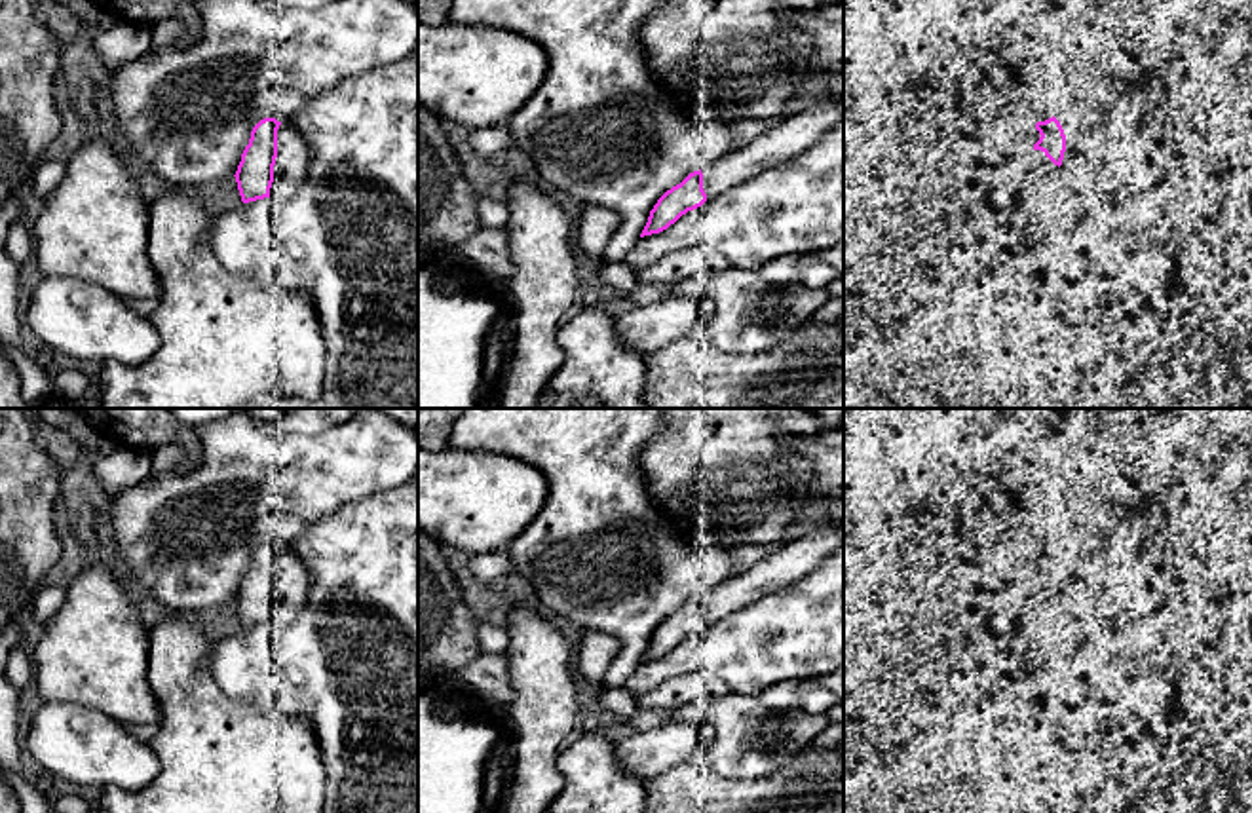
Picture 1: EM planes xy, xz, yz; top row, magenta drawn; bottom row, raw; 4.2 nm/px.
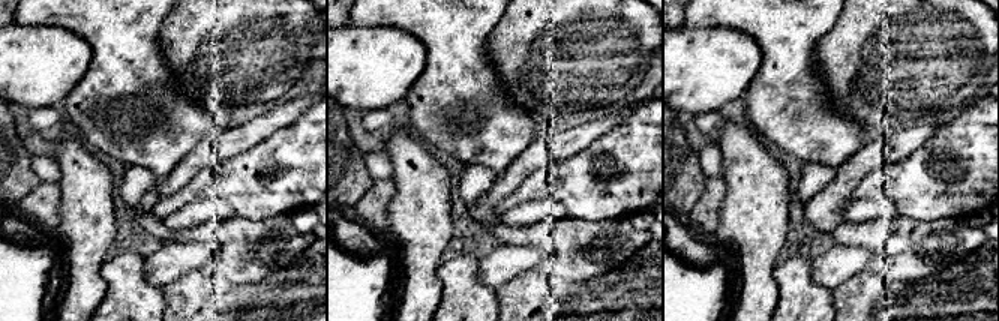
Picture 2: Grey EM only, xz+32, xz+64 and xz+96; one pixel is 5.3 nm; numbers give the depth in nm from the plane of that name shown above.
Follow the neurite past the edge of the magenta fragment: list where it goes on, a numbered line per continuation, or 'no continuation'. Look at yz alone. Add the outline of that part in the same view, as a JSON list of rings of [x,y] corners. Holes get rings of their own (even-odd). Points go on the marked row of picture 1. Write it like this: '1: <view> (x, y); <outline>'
1: yz (1042, 175); [[[1034,127],[1030,133],[1030,148],[1020,161],[1028,194],[1037,201],[1054,198],[1058,190],[1060,167],[1054,165],[1045,152],[1035,150],[1034,144],[1039,141],[1039,131]]]

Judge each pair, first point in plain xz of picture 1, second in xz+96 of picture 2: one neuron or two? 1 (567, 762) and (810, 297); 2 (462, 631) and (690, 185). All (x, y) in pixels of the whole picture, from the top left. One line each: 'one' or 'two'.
1: one
2: one

